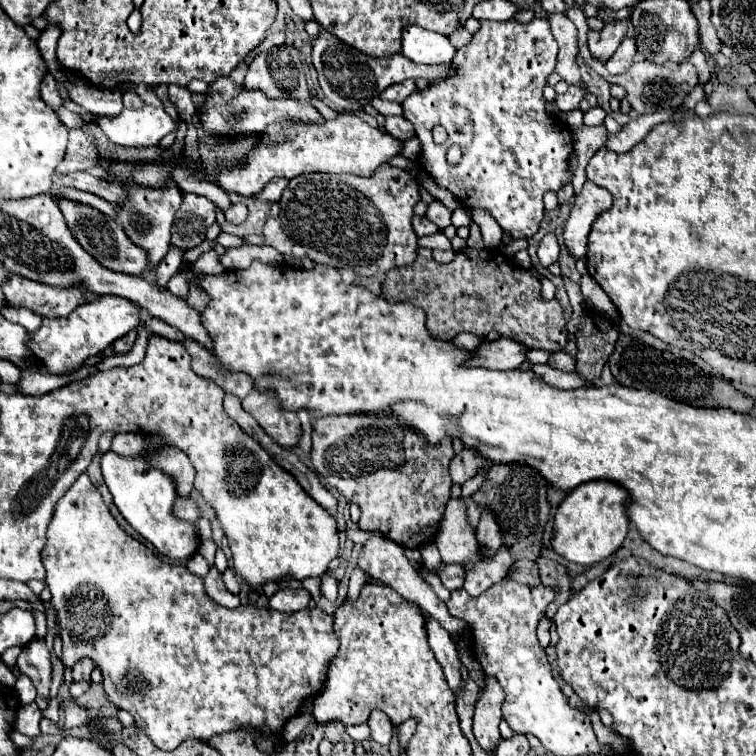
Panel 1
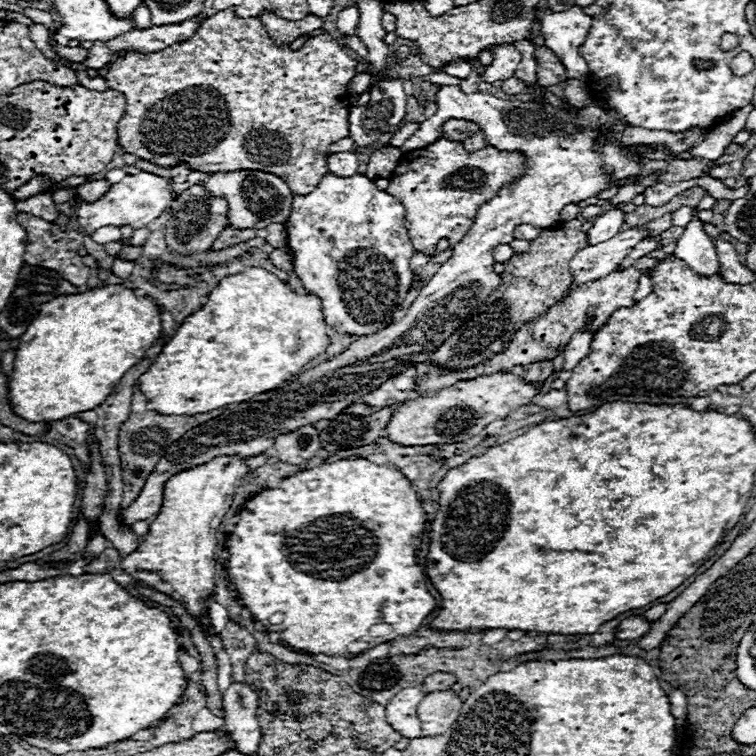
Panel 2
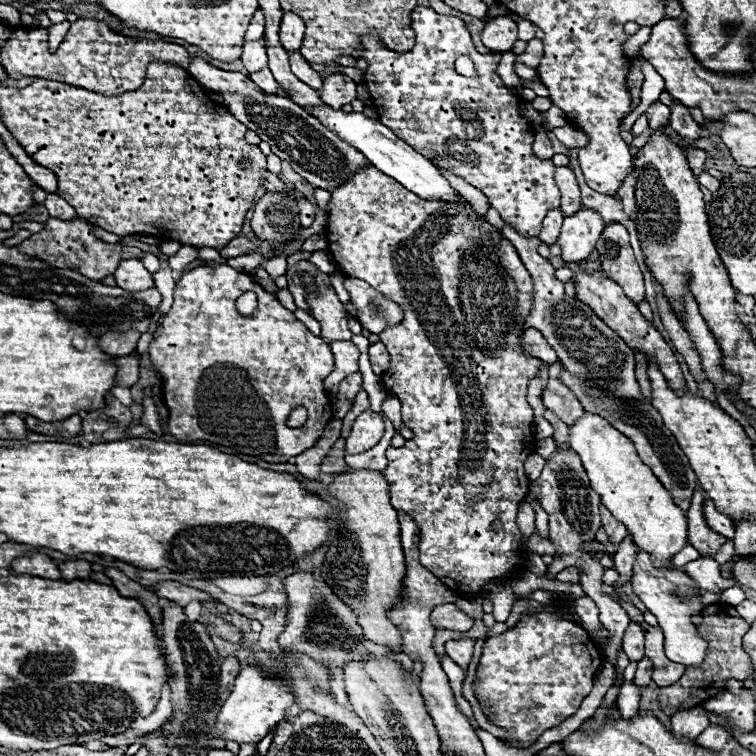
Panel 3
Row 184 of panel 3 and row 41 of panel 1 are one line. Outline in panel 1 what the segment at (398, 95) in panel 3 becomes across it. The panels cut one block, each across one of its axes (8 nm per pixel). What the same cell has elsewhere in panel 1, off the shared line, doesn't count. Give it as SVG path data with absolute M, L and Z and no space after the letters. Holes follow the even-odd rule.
M534 18L530 24L520 24L518 20L506 22L482 22L478 34L472 42L458 50L454 66L462 70L458 78L450 82L432 82L428 90L418 90L402 102L404 116L414 124L416 136L422 142L422 168L436 180L438 186L448 188L464 206L488 210L506 234L512 238L532 238L544 218L542 196L548 190L558 192L564 184L572 182L570 156L574 154L572 132L560 122L550 118L546 112L546 100L542 90L546 78L554 72L558 54L558 42L550 32L548 18ZM440 124L448 132L444 144L434 144L432 128ZM450 146L462 148L462 158L458 164L448 164L446 152Z

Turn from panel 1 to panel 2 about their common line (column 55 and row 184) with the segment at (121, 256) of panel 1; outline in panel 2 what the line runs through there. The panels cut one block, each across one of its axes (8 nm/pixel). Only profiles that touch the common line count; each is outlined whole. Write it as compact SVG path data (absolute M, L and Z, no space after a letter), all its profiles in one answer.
M200 184L190 186L170 204L170 218L166 224L166 248L178 254L192 254L192 252L208 250L212 242L220 236L220 232L228 226L226 212L228 212L226 200L208 196L208 192Z

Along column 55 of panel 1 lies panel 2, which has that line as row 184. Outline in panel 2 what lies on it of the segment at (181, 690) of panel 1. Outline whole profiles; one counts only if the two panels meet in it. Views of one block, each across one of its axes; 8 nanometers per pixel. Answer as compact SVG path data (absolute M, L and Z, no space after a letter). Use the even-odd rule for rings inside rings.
M440 86L434 102L438 104L438 112L420 124L420 130L402 144L402 152L424 148L426 144L438 140L440 126L450 118L474 120L482 126L490 146L498 150L522 150L528 156L526 174L518 182L502 188L490 202L480 206L474 226L456 244L450 260L444 262L434 278L420 290L418 298L400 322L390 324L368 338L358 338L340 356L298 374L296 380L288 380L274 392L254 396L246 404L230 406L214 420L192 428L174 444L170 444L154 472L150 472L140 496L134 500L134 504L122 508L122 524L126 528L138 520L152 518L160 510L162 488L170 476L222 454L238 454L246 458L266 452L272 448L278 434L292 432L324 418L332 420L352 402L382 386L390 376L404 372L406 366L430 360L430 356L438 350L438 344L452 336L454 330L462 326L462 320L466 320L466 316L478 308L478 304L482 304L482 300L486 300L486 296L490 296L498 284L502 284L500 274L496 274L492 268L492 248L496 244L511 243L514 228L518 224L526 222L550 228L558 222L558 214L566 204L578 204L580 200L596 196L608 188L610 172L614 172L614 178L638 176L640 172L640 166L634 164L638 160L636 156L620 154L618 138L626 124L618 122L606 104L592 102L588 108L582 108L576 116L572 116L566 110L558 110L550 104L542 106L536 102L500 100L482 92L464 94L460 86ZM602 124L614 128L612 140L602 152L594 152L594 138L598 136L598 128Z

